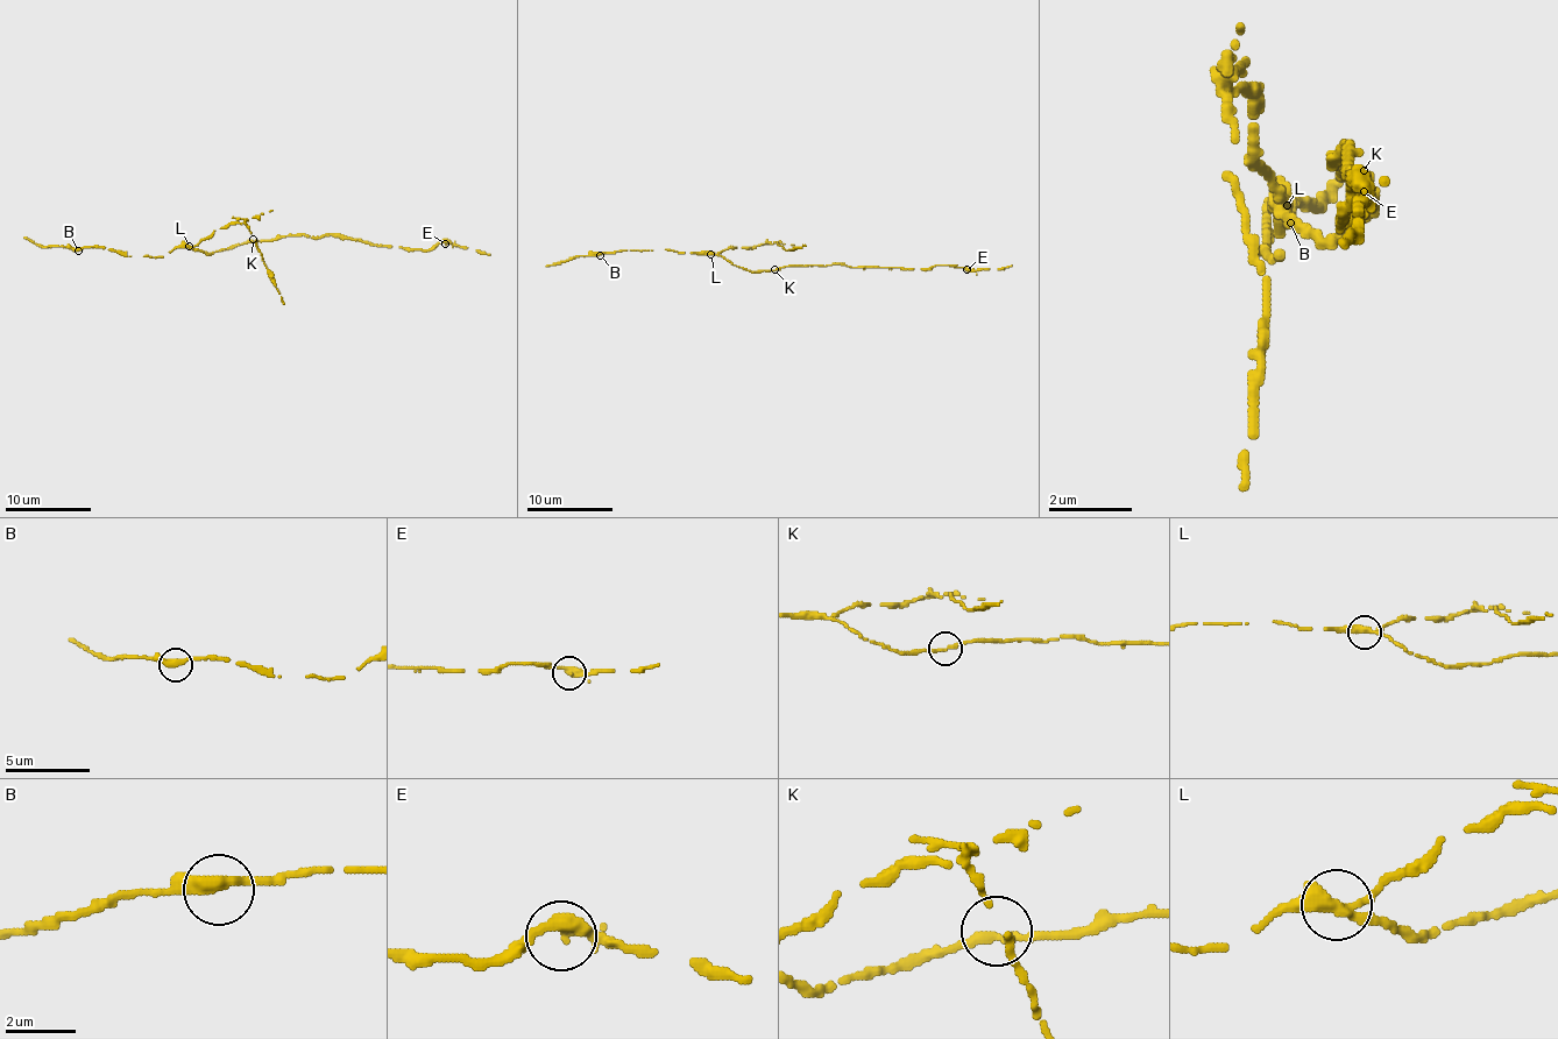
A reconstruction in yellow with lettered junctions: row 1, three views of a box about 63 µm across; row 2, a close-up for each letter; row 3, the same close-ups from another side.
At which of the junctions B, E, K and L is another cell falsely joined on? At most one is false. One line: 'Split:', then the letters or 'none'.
Split: L

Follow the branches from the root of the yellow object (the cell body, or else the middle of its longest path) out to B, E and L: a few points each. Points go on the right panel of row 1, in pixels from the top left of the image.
B: (1364, 181), (1374, 202), (1343, 233), (1280, 212), (1280, 254), (1259, 254), (1269, 212), (1290, 223)
E: (1364, 181), (1343, 170), (1343, 149), (1332, 160), (1353, 149), (1353, 212), (1343, 223), (1353, 181), (1364, 191)
L: (1364, 181), (1364, 191), (1374, 202), (1343, 233), (1311, 233), (1290, 212), (1290, 202)

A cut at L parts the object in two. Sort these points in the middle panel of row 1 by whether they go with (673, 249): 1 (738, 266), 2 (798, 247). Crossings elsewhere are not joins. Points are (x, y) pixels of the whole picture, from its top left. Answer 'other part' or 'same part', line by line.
1: same part
2: other part

